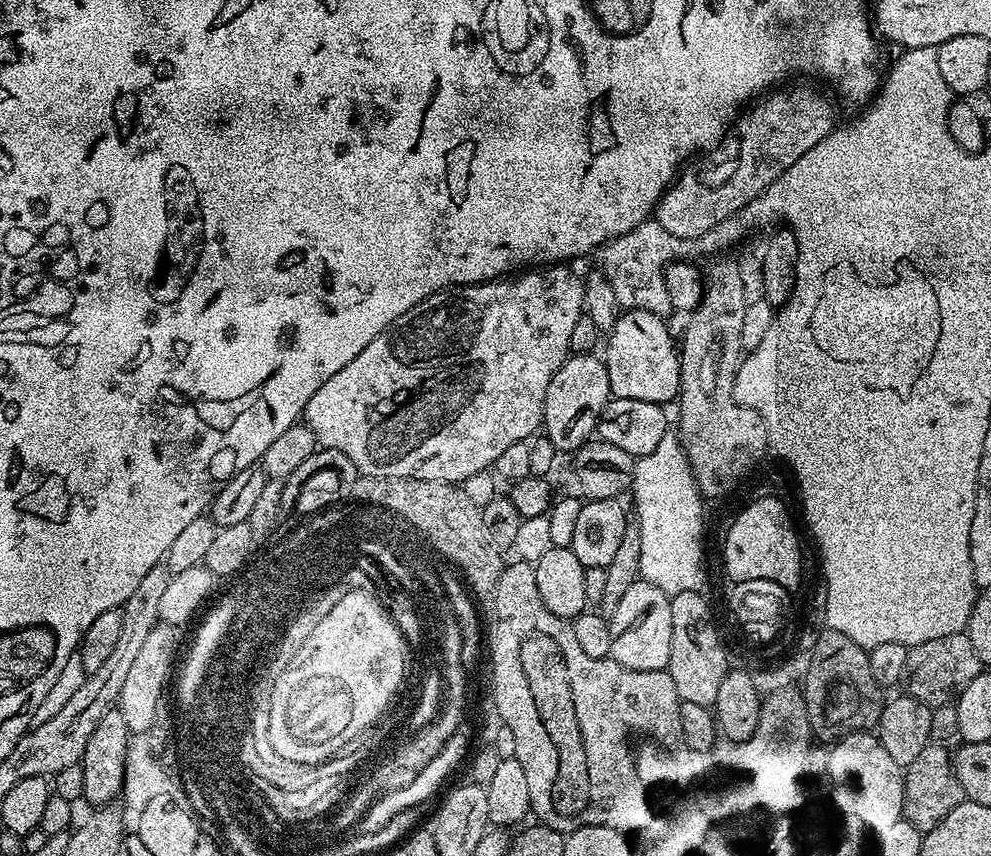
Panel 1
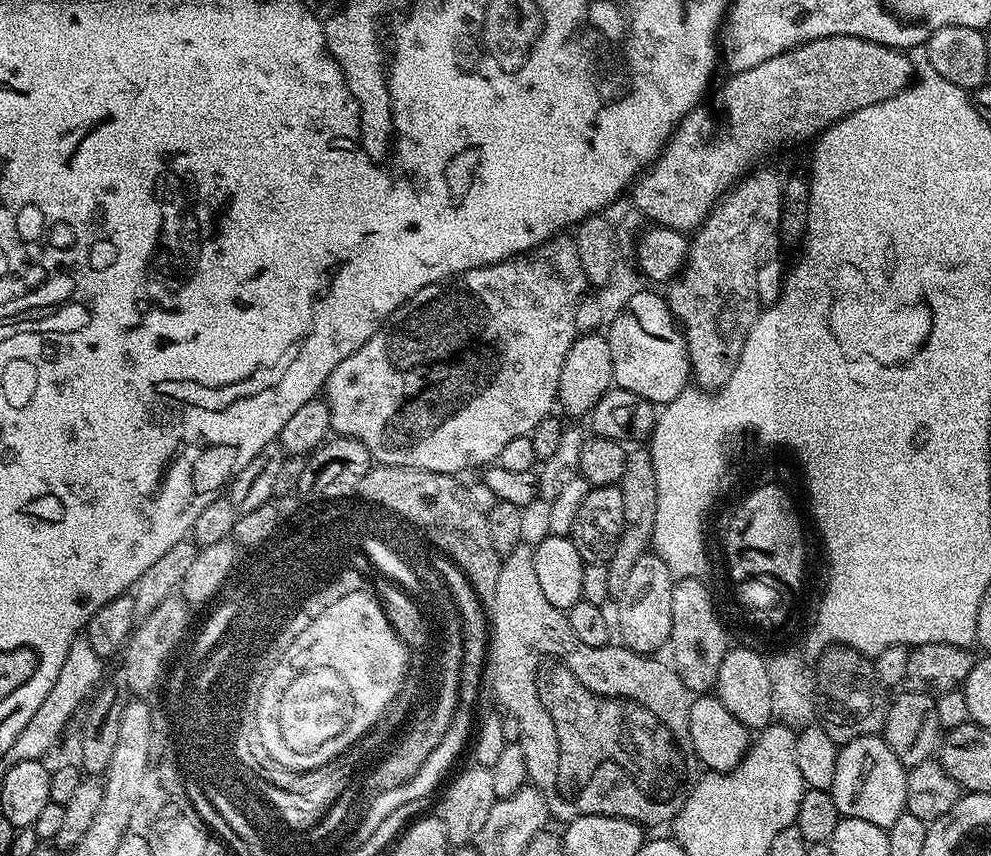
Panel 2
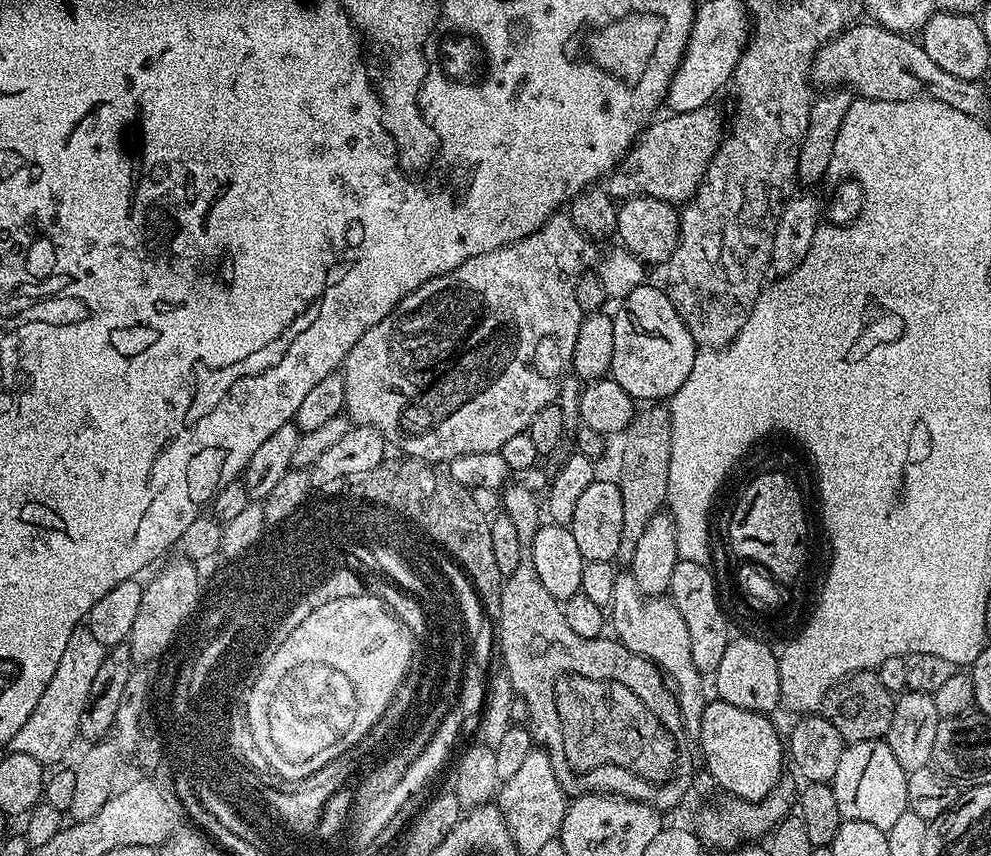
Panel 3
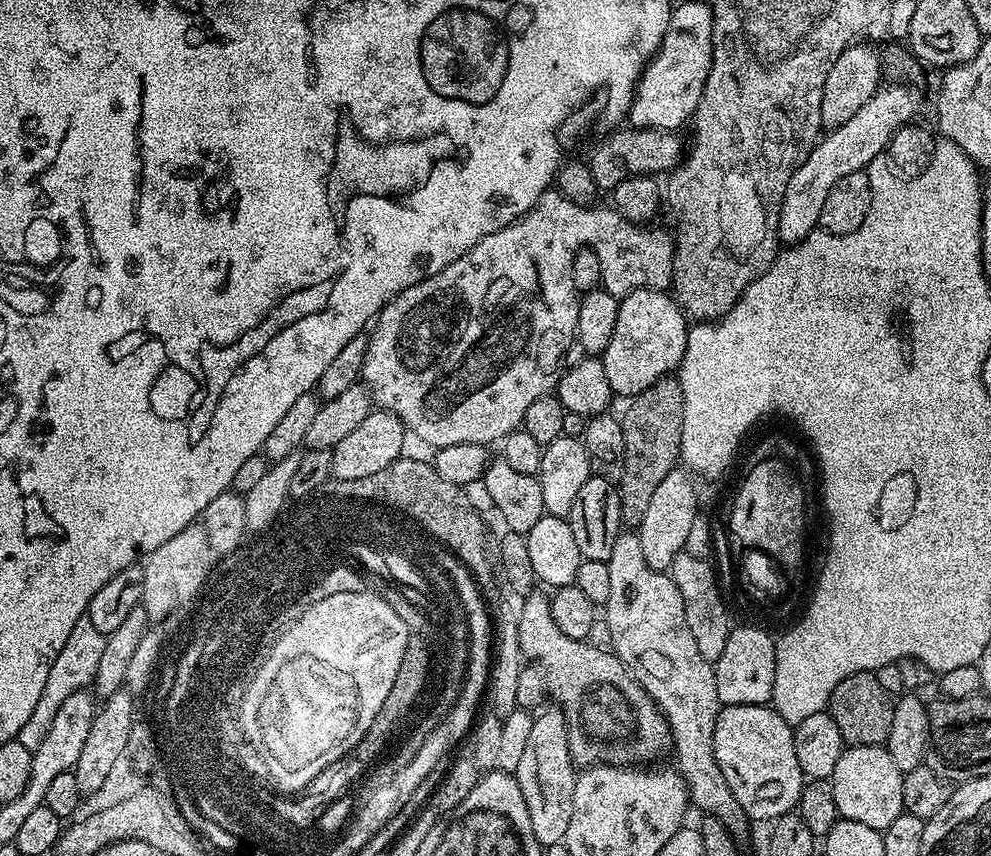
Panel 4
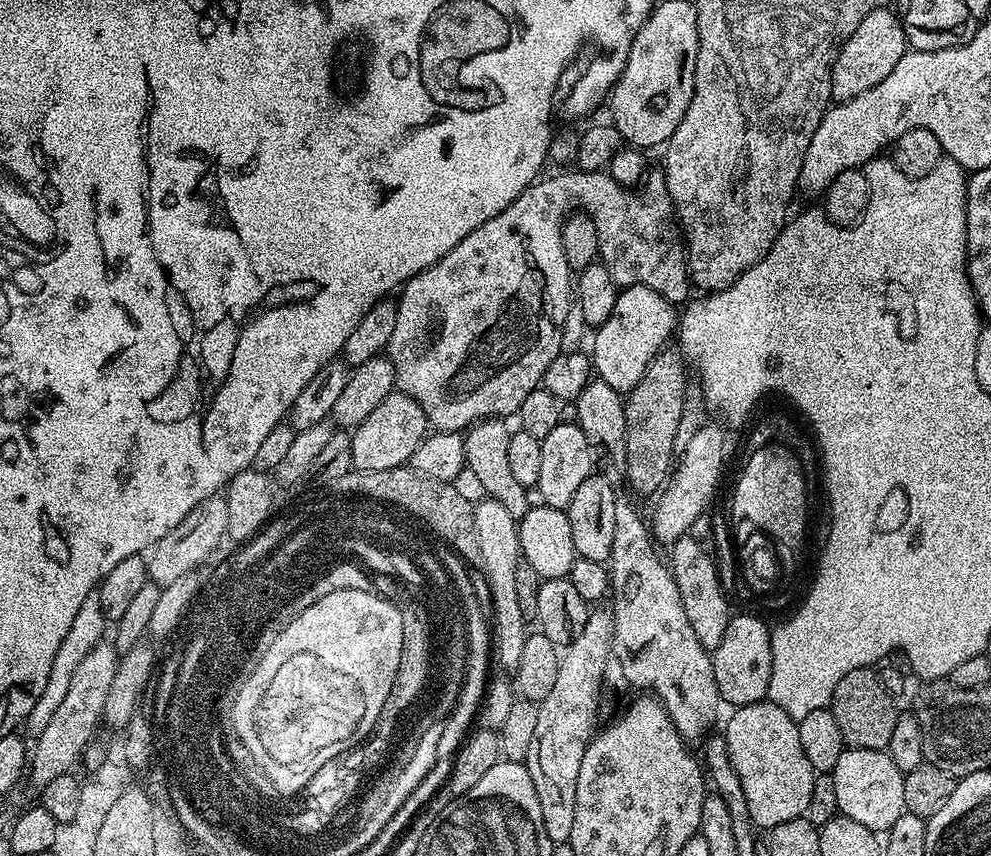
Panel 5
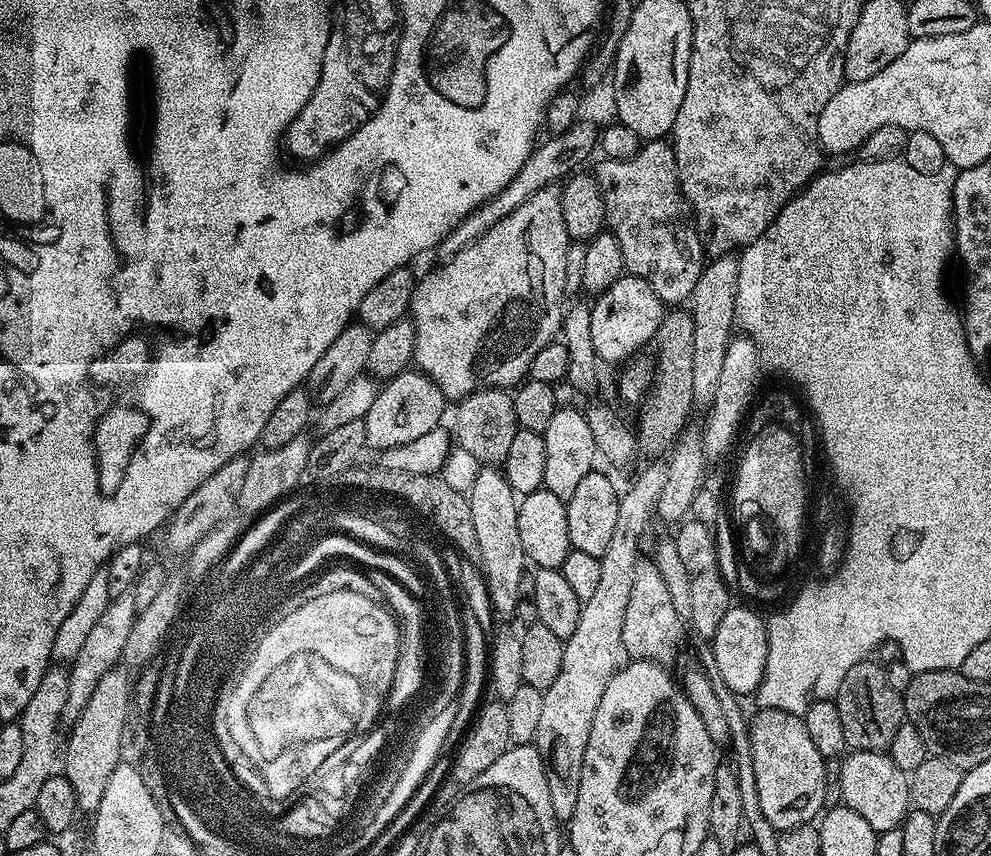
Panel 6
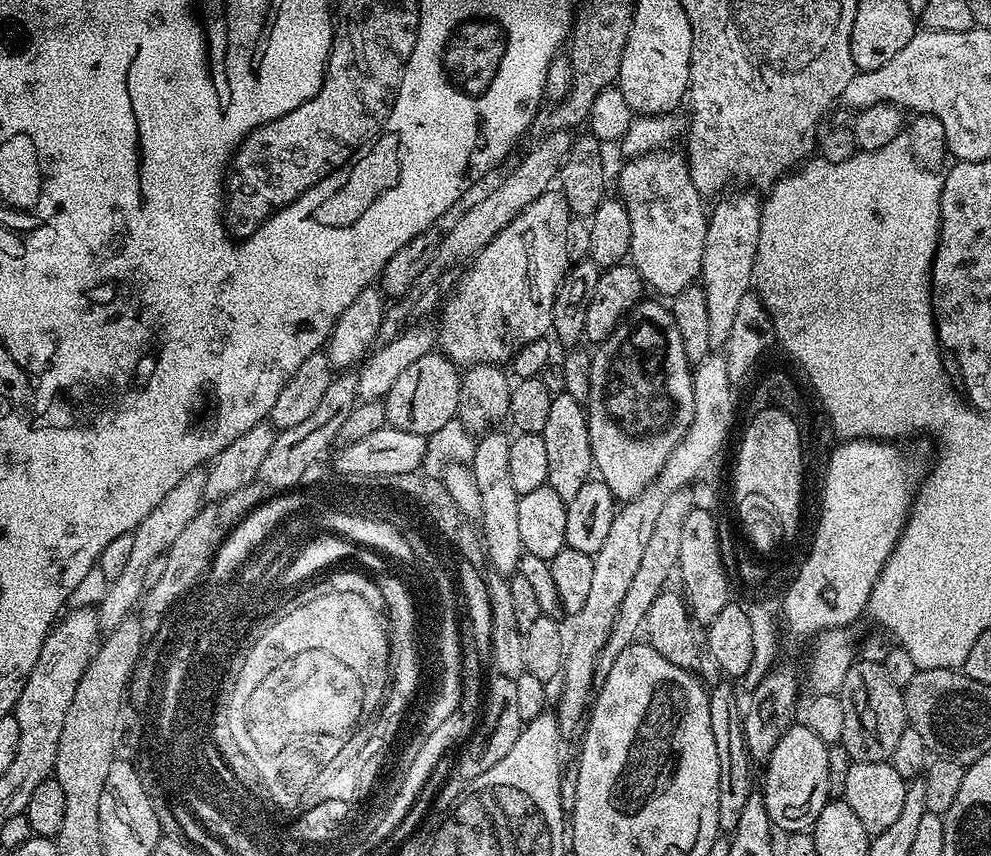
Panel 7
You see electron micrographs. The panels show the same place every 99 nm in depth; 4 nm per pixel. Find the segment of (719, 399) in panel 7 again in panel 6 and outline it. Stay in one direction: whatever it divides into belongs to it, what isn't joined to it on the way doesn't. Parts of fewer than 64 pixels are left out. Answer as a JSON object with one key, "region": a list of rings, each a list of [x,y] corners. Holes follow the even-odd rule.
{"region":[[[648,462],[642,468],[635,473],[630,486],[619,493],[618,522],[614,526],[614,535],[610,538],[610,546],[606,546],[606,554],[599,556],[602,574],[598,577],[598,587],[591,598],[581,603],[578,626],[574,634],[564,641],[562,670],[558,670],[554,686],[543,689],[542,715],[534,743],[544,758],[550,803],[554,806],[557,820],[561,822],[571,821],[574,806],[578,806],[578,782],[582,782],[582,758],[586,758],[586,742],[590,742],[594,710],[598,710],[598,702],[602,694],[606,694],[606,686],[617,668],[621,667],[625,655],[623,619],[640,556],[640,539],[648,523],[653,523],[658,494],[662,494],[662,485],[666,483],[667,463]]]}

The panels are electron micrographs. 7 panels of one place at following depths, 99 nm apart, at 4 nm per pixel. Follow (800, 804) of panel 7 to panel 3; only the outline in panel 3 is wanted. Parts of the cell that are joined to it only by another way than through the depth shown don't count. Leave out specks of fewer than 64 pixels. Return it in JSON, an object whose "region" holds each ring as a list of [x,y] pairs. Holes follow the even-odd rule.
{"region":[[[719,698],[707,701],[702,710],[698,731],[698,752],[704,755],[704,764],[712,780],[725,788],[729,797],[737,800],[763,800],[781,783],[780,771],[786,768],[786,744],[782,732],[771,724],[762,712],[742,710],[742,706],[730,706]]]}

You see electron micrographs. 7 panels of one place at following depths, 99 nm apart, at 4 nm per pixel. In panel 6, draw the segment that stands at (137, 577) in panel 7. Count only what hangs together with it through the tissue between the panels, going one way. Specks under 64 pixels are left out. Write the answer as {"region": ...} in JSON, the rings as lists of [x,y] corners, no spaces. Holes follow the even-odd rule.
{"region":[[[131,591],[123,592],[121,596],[111,597],[102,616],[94,622],[90,634],[86,637],[86,642],[82,645],[82,650],[78,651],[67,669],[68,697],[62,717],[65,725],[71,726],[82,714],[82,710],[86,710],[86,702],[90,694],[94,694],[94,686],[98,686],[102,674],[106,674],[111,668],[119,665],[120,656],[124,654],[126,646],[126,634],[130,634],[130,626],[134,626],[137,611]]]}

